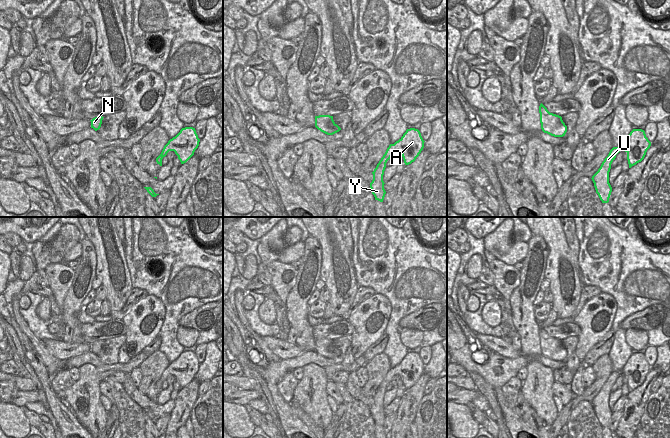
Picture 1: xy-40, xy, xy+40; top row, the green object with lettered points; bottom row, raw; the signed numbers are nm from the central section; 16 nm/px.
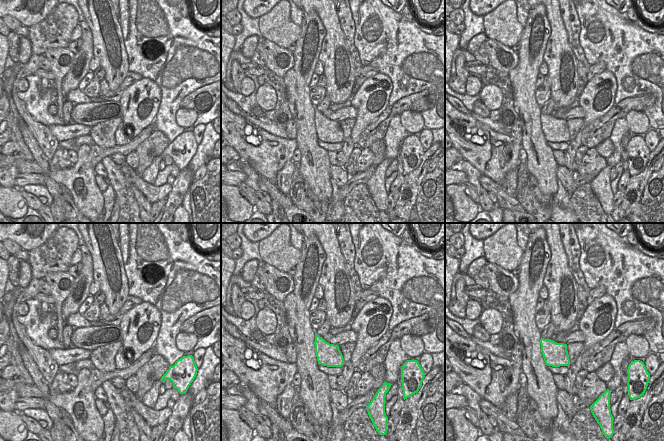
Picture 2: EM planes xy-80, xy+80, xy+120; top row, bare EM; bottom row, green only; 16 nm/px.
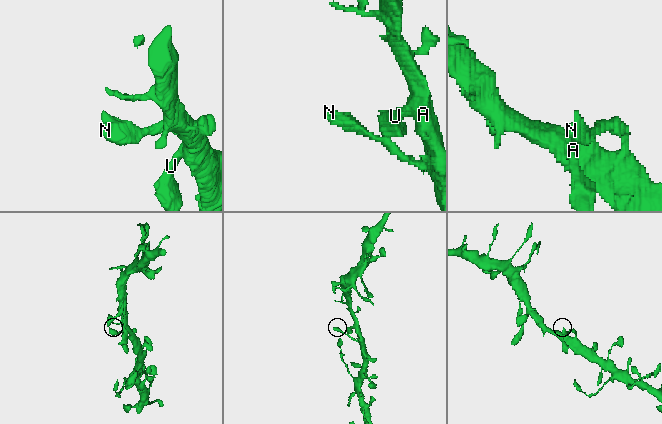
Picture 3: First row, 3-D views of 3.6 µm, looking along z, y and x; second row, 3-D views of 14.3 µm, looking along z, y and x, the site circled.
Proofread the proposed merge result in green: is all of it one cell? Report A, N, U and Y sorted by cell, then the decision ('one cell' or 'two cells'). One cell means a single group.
A N U Y; one cell

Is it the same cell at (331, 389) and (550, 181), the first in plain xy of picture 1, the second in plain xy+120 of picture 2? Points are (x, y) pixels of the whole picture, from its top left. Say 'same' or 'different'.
different

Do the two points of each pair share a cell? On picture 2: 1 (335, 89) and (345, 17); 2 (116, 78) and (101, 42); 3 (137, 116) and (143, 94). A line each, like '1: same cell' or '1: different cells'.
1: different cells
2: same cell
3: same cell

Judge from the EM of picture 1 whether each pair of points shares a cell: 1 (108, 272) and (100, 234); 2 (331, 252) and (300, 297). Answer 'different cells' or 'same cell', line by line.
1: same cell
2: different cells

